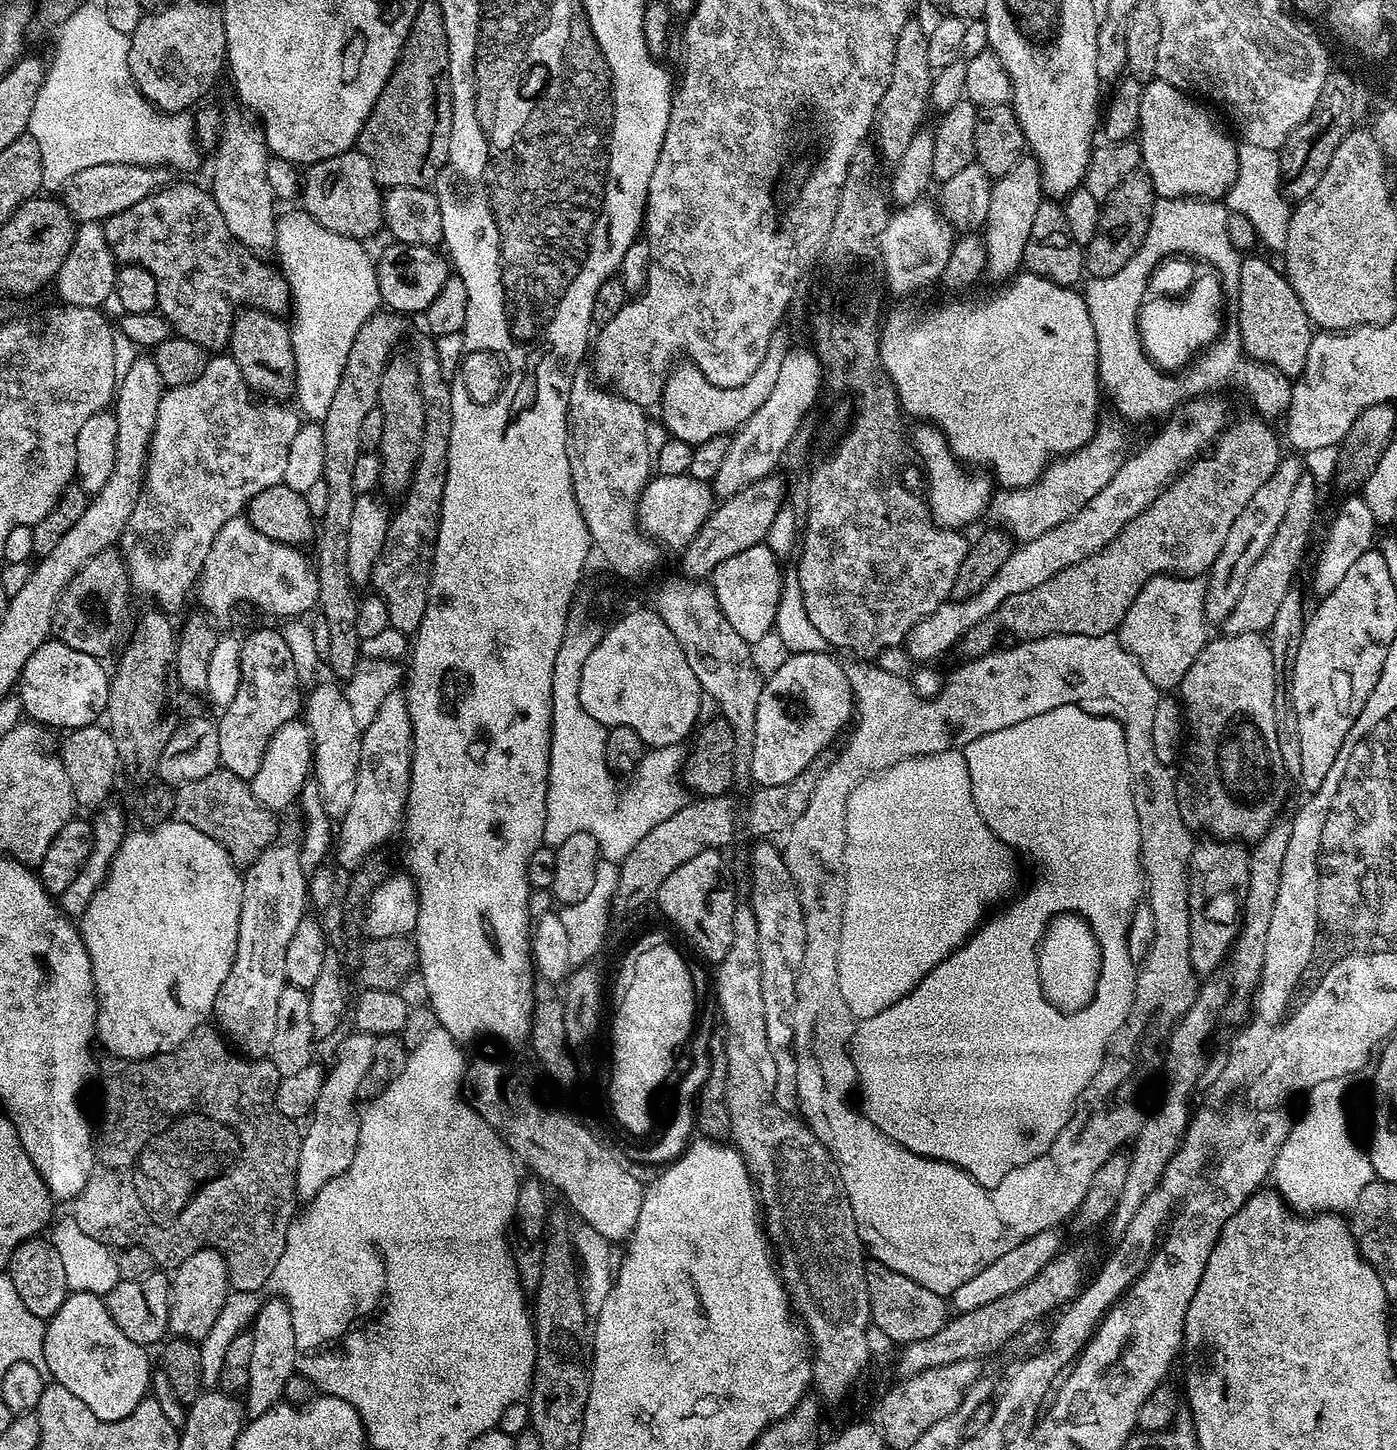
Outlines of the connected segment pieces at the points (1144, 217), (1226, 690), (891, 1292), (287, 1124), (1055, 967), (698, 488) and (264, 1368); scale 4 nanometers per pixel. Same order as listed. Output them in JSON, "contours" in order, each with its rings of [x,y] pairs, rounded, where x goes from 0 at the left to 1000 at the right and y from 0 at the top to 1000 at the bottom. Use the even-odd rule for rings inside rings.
{"contours":[[[[810,119],[803,123],[803,126],[800,126],[800,131],[795,132],[793,137],[790,139],[786,159],[777,170],[776,183],[780,191],[800,189],[800,186],[803,186],[803,183],[812,178],[820,164],[820,159],[823,159],[823,150],[828,140],[829,136],[821,119]]],[[[901,436],[865,441],[849,462],[843,480],[849,497],[850,519],[841,539],[843,559],[851,572],[865,574],[865,577],[873,581],[900,581],[917,565],[923,534],[915,514],[913,471],[911,446]],[[898,468],[903,468],[901,469],[903,472],[898,472]],[[899,476],[905,477],[905,480],[902,477],[902,483],[898,481]],[[893,491],[905,502],[905,519],[896,514]]],[[[619,868],[618,881],[621,888],[623,915],[626,918],[628,916],[634,921],[631,922],[639,928],[648,928],[658,923],[664,923],[680,910],[676,894],[669,892],[669,890],[663,890],[663,887],[657,887],[654,881],[649,881],[649,879],[643,879],[643,876],[637,876],[637,873],[631,870]]],[[[149,705],[142,707],[128,721],[121,726],[104,731],[91,731],[79,727],[74,730],[75,731],[72,730],[70,734],[70,746],[72,745],[72,753],[74,755],[74,770],[72,772],[72,778],[70,775],[70,783],[67,786],[66,806],[63,808],[62,818],[51,828],[50,841],[56,843],[57,847],[64,851],[64,854],[70,854],[70,857],[81,861],[102,859],[107,862],[112,872],[117,876],[125,876],[130,870],[133,870],[133,868],[136,868],[136,865],[145,861],[152,861],[154,863],[159,865],[163,874],[163,885],[168,890],[185,892],[186,888],[194,883],[199,873],[199,868],[202,868],[202,862],[205,859],[206,847],[213,836],[212,808],[216,781],[213,773],[205,771],[205,768],[202,768],[198,762],[200,739],[193,730],[175,730],[170,727],[165,722],[164,718]]],[[[759,630],[750,635],[748,641],[747,647],[744,649],[743,654],[743,667],[744,669],[744,682],[747,684],[747,689],[752,691],[757,696],[762,694],[763,696],[771,694],[772,679],[767,681],[767,692],[763,688],[763,679],[769,679],[769,676],[785,676],[787,670],[788,656],[787,651],[785,649],[785,644],[782,642],[782,639],[780,635],[777,634],[772,630]]],[[[470,327],[465,330],[464,334],[461,336],[461,339],[458,342],[457,360],[466,370],[471,371],[473,376],[479,375],[481,378],[489,379],[498,370],[500,366],[505,360],[505,357],[510,354],[510,350],[511,340],[508,332],[500,331],[492,327],[488,328],[474,328]]],[[[190,896],[187,899],[185,904],[183,905],[182,915],[179,919],[182,923],[182,934],[179,939],[179,953],[173,968],[177,976],[180,978],[201,968],[205,950],[208,950],[213,946],[209,907],[203,896],[197,896]]]]}

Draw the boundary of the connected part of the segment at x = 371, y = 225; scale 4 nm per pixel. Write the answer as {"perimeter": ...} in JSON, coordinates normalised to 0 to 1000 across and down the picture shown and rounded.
{"perimeter":[[[258,104],[246,105],[239,109],[233,109],[230,112],[223,114],[220,117],[220,122],[216,124],[217,146],[221,146],[233,159],[239,159],[239,161],[253,163],[254,166],[263,166],[263,163],[268,161],[275,154],[275,137],[273,128],[269,126],[269,121],[266,117],[265,109],[260,108]]]}

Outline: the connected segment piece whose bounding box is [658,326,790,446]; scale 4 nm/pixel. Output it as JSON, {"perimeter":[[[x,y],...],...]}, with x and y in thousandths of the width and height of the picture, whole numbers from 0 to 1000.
{"perimeter":[[[561,225],[556,226],[551,233],[551,239],[548,241],[548,247],[543,250],[543,255],[531,263],[531,266],[525,268],[515,268],[511,266],[503,258],[503,255],[498,251],[489,250],[480,254],[475,263],[475,271],[472,272],[471,285],[475,289],[475,292],[479,295],[480,300],[485,303],[490,303],[496,308],[505,305],[511,301],[524,299],[529,296],[530,292],[535,291],[538,286],[551,274],[554,269],[557,257],[560,253],[560,249],[565,242],[564,237],[564,229]]]}

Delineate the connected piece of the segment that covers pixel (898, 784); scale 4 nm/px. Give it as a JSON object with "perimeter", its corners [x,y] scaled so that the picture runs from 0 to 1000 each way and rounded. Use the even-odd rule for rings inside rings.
{"perimeter":[[[682,517],[669,519],[665,521],[653,521],[640,528],[625,532],[619,538],[616,538],[606,553],[604,627],[601,637],[601,652],[598,659],[600,683],[603,683],[603,691],[606,691],[610,702],[624,702],[635,694],[640,694],[646,687],[651,686],[659,679],[660,674],[663,674],[663,672],[666,672],[677,660],[692,650],[694,646],[702,640],[703,635],[708,631],[707,626],[712,626],[715,621],[719,621],[724,617],[724,612],[727,610],[727,590],[728,588],[719,580],[715,579],[712,572],[709,572],[709,570],[706,570],[703,561],[700,561],[700,556],[697,553],[694,542],[693,523],[689,518]]]}

